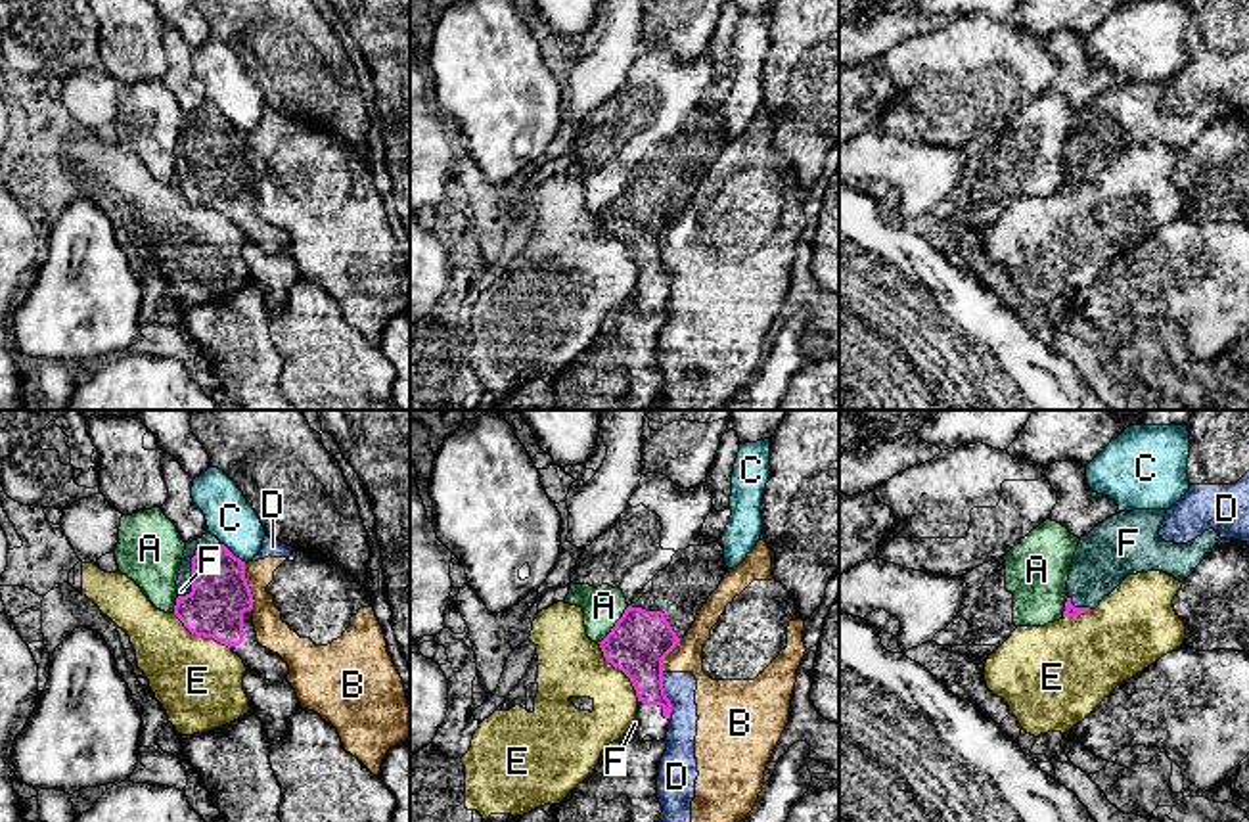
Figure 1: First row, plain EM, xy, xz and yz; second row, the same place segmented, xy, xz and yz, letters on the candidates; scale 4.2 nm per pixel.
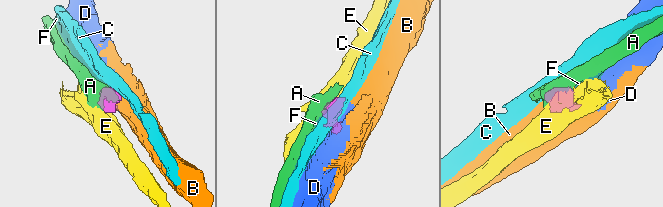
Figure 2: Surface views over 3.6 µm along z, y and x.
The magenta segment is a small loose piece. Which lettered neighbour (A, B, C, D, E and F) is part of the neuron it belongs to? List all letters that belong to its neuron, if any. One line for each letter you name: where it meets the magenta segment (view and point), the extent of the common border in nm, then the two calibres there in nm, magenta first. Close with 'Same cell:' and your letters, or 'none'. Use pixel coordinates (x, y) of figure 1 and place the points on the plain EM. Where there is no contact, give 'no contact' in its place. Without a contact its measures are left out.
F: contact xy (192, 135); length 280 nm; calibres 240 and 60 nm
Same cell: F

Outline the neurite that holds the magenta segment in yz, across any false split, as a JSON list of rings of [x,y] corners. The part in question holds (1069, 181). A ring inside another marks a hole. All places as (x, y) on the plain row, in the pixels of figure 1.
[[[1130,80],[1119,82],[1101,92],[1088,105],[1080,107],[1067,151],[1067,172],[1063,188],[1079,188],[1084,182],[1096,180],[1100,172],[1109,167],[1128,146],[1161,142],[1180,153],[1193,144],[1193,140],[1213,123],[1222,111],[1215,100],[1188,115],[1165,113],[1159,100],[1165,92],[1167,80]]]

